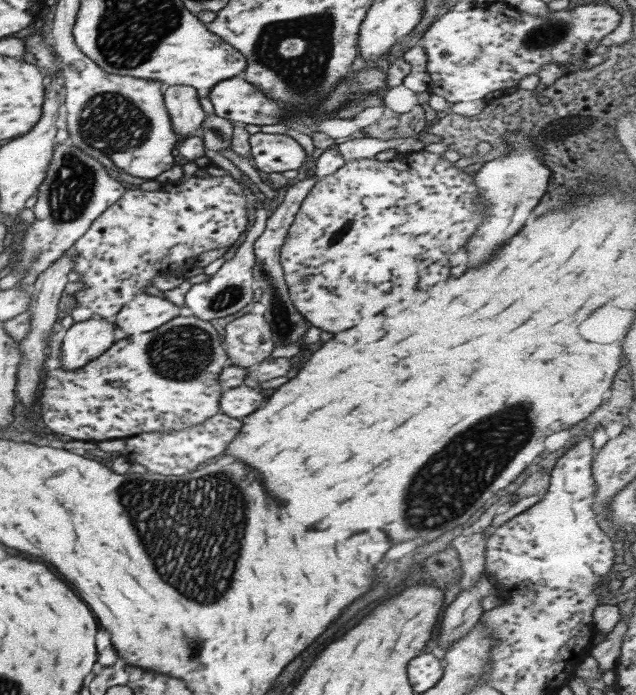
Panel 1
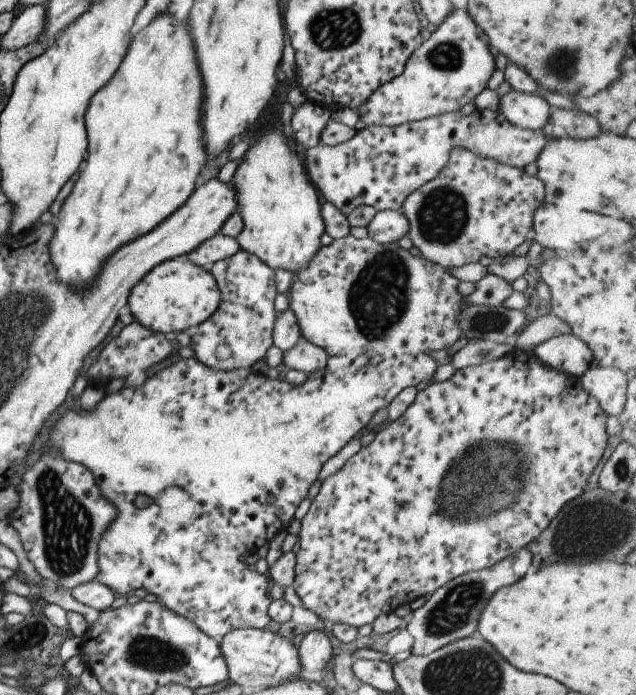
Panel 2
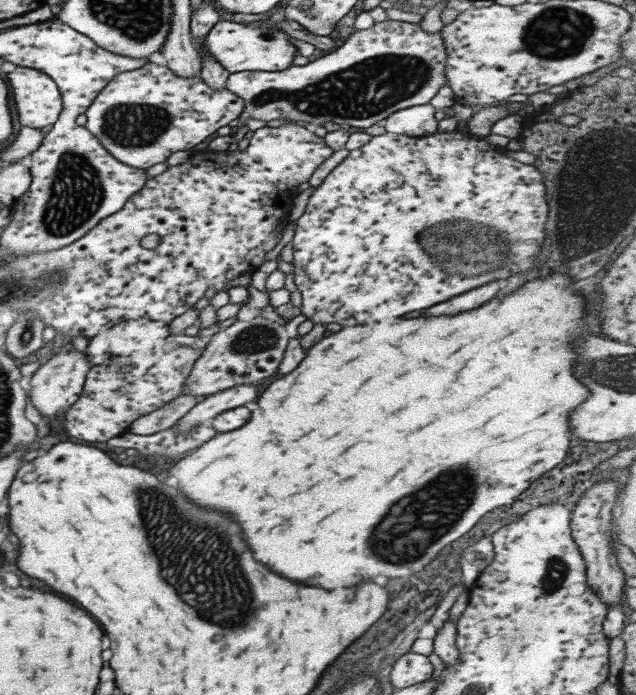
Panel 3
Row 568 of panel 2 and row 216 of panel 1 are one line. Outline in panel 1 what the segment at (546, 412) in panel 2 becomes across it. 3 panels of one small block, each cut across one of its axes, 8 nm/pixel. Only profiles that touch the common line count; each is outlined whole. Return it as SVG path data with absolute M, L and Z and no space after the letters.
M424 150L413 153L401 153L395 159L389 161L377 161L374 158L360 158L359 160L348 160L341 168L333 174L317 179L317 182L309 189L305 198L301 201L298 212L295 214L293 223L289 225L287 234L283 239L279 251L279 262L282 268L283 278L288 288L288 297L291 299L295 310L303 316L310 326L315 326L325 332L341 332L350 329L361 318L373 318L373 314L385 312L397 302L405 300L413 294L413 290L433 286L435 282L441 282L449 276L447 266L461 266L465 264L466 252L464 251L465 241L473 234L473 231L481 224L485 216L484 206L478 196L476 188L472 183L472 175L463 173L462 168L453 167L452 163L439 159L437 154L429 154Z

